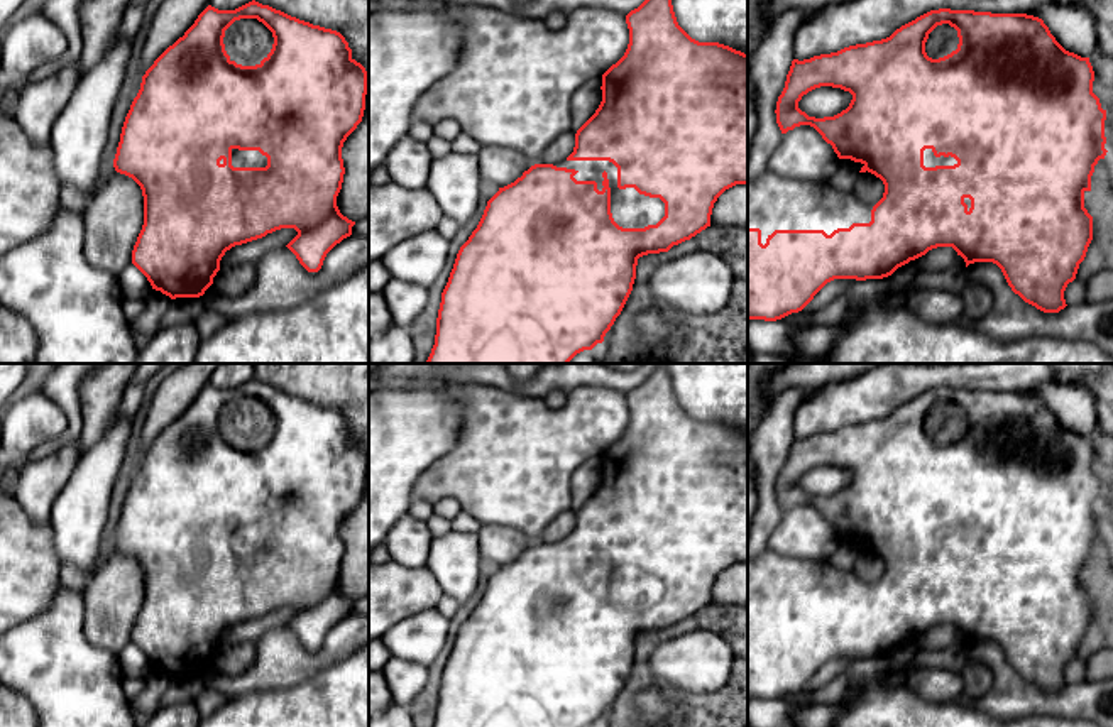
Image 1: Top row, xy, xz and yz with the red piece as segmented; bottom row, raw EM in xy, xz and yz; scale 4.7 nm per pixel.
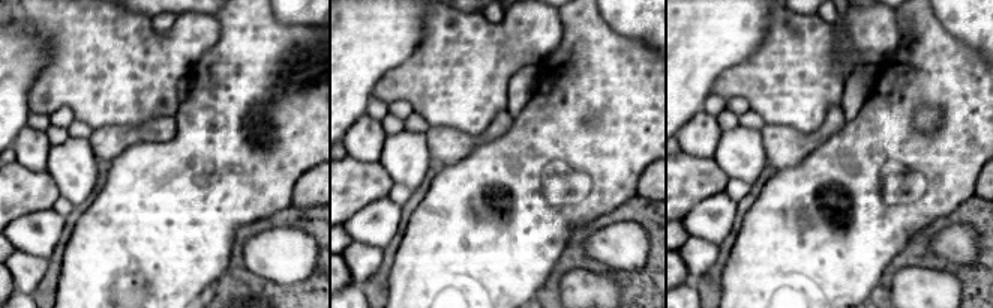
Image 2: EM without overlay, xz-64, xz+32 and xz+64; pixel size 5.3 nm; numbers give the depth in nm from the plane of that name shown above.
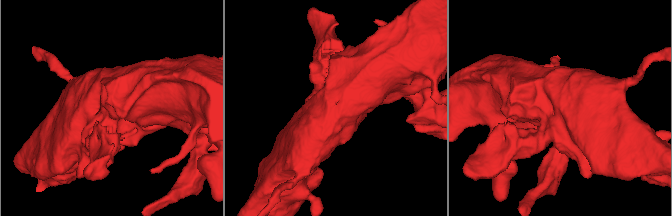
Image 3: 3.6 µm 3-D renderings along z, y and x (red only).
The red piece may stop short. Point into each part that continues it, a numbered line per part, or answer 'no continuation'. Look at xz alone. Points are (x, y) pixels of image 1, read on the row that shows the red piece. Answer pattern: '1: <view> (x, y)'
1: xz (630, 210)

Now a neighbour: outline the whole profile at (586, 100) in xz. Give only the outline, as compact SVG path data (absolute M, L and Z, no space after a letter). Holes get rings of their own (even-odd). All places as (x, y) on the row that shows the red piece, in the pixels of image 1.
M592 78L575 90L572 96L573 134L595 113L602 101L602 78Z

